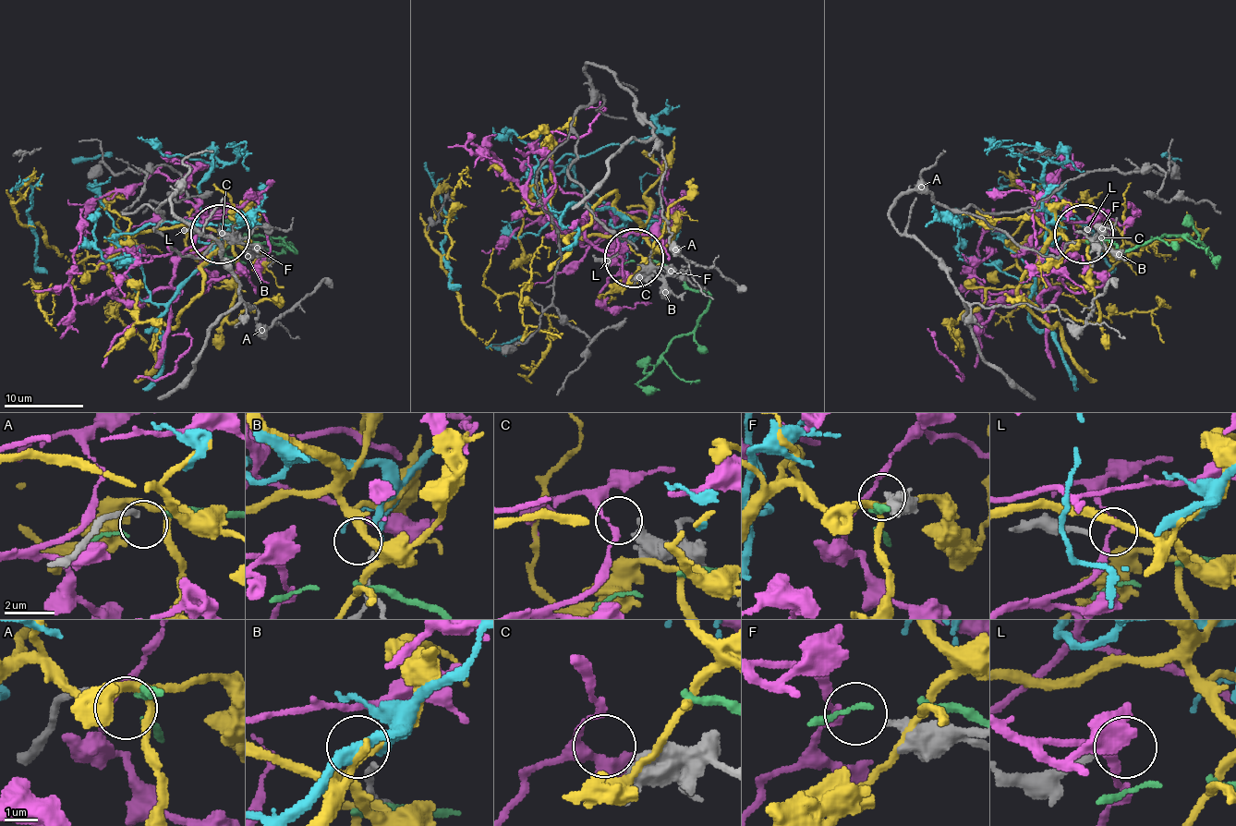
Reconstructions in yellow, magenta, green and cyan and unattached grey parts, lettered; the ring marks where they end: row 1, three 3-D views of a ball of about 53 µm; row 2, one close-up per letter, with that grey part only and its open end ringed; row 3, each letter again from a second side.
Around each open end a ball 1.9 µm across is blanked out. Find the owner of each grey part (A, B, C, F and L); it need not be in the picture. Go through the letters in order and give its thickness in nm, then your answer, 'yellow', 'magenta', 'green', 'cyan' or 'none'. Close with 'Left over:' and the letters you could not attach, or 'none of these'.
A: 220 nm thick; green
B: 200 nm thick; cyan
C: 340 nm thick; magenta
F: 360 nm thick; none
L: 190 nm thick; none
Left over: F, L

